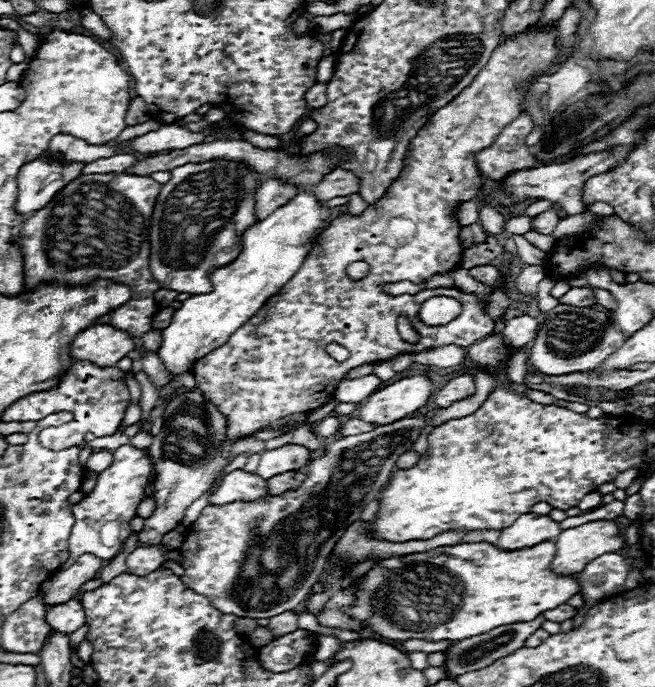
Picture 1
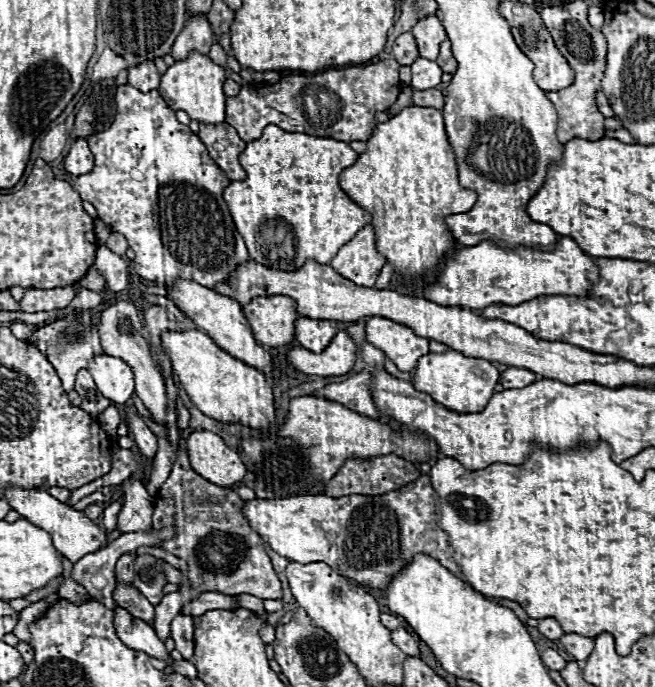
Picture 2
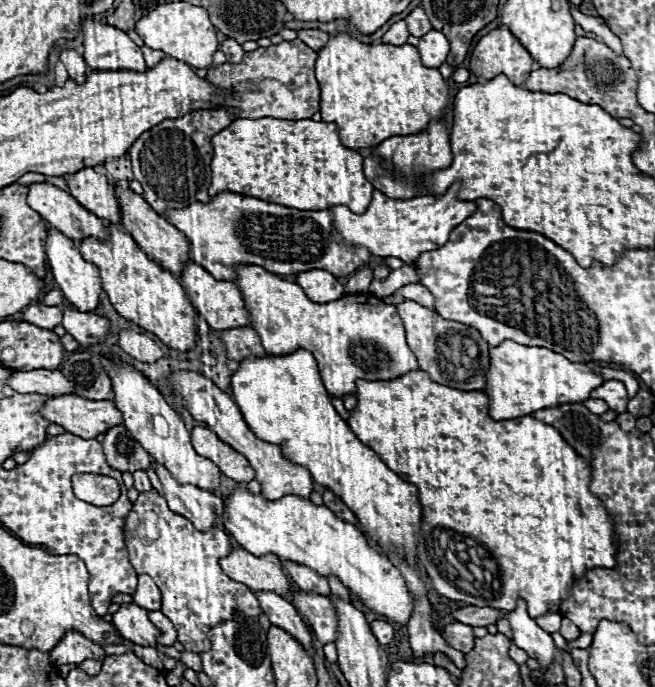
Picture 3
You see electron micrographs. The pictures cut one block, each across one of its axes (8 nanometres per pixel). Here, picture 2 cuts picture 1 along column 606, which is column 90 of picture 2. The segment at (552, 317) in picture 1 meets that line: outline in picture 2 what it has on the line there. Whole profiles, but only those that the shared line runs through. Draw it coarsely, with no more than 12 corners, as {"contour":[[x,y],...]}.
{"contour":[[66,316],[28,342],[56,368],[66,392],[102,354],[96,328]]}

